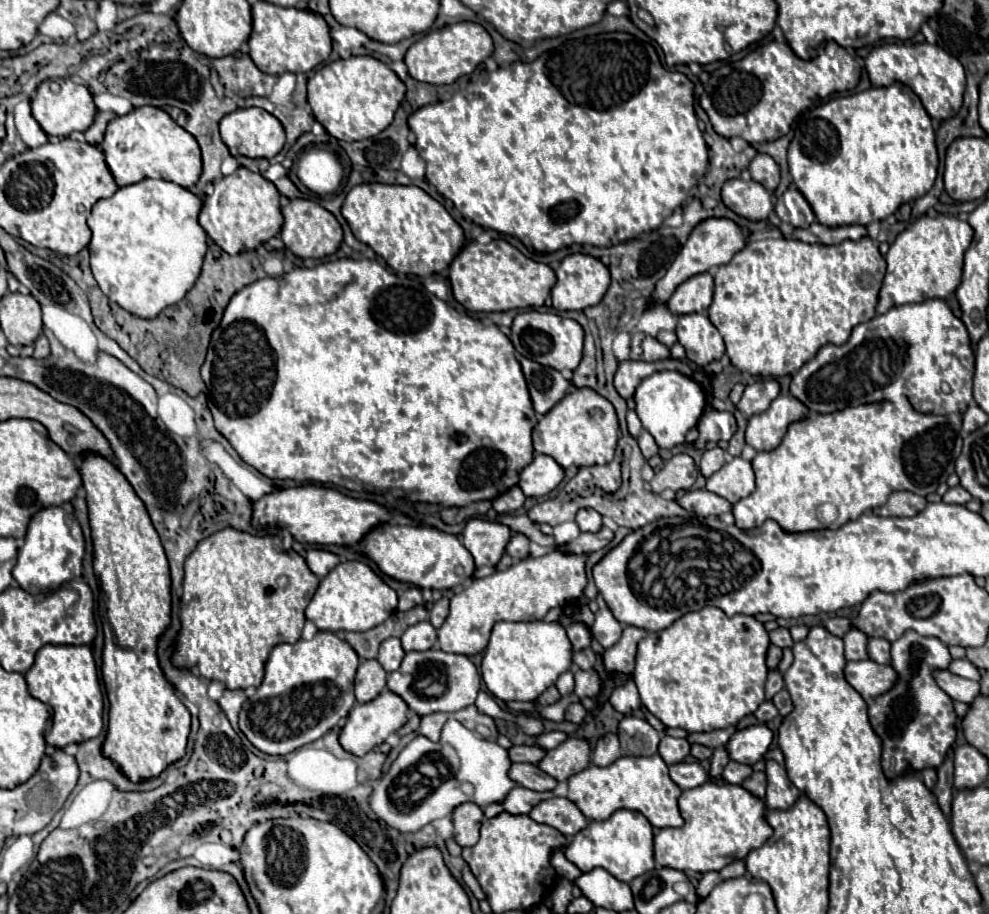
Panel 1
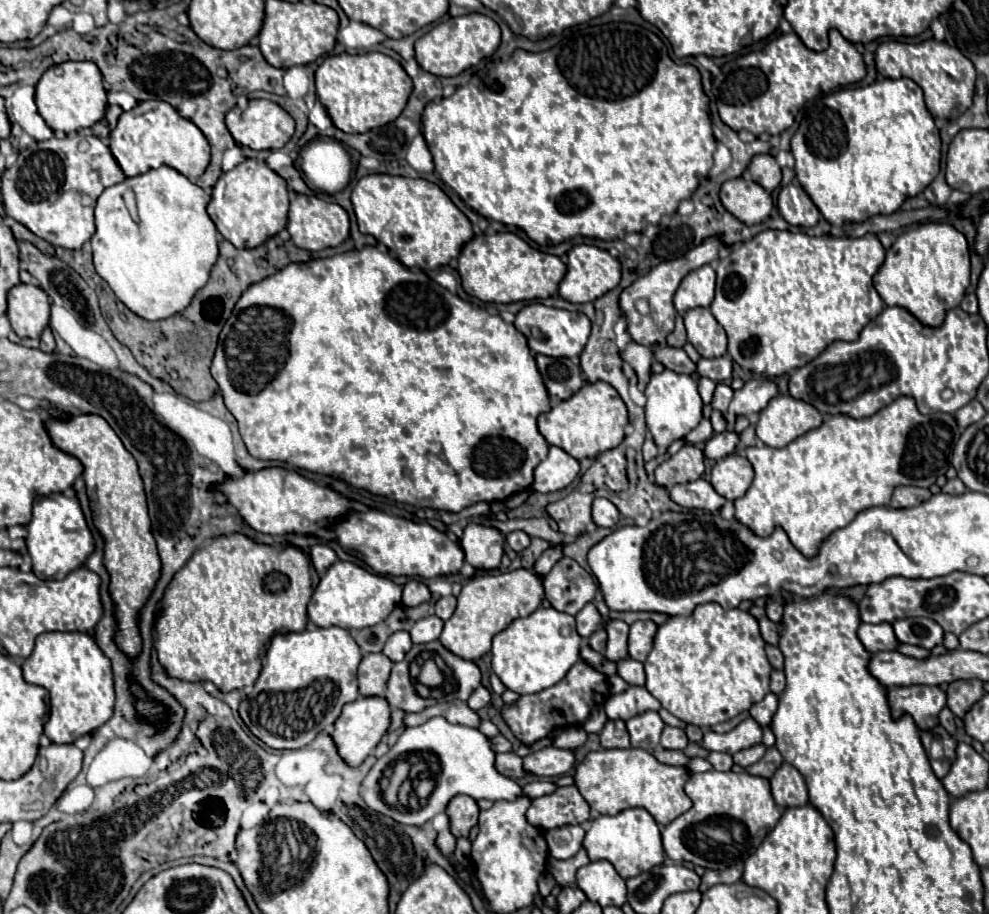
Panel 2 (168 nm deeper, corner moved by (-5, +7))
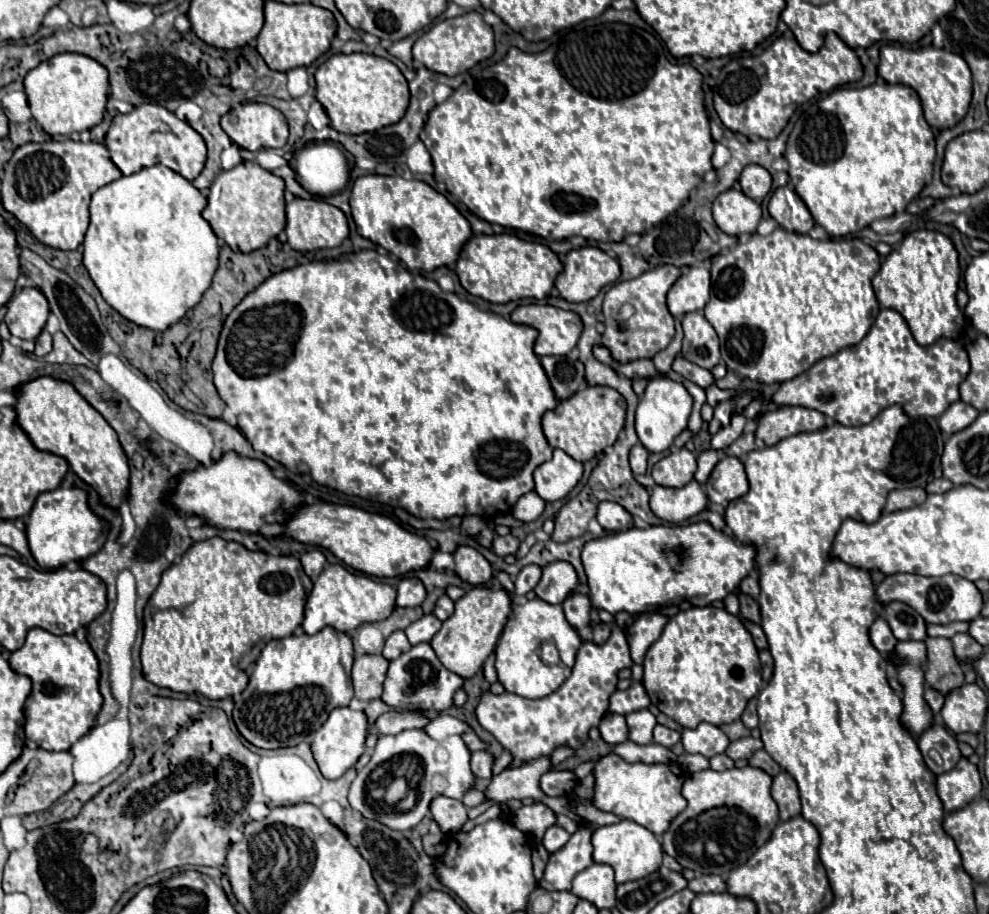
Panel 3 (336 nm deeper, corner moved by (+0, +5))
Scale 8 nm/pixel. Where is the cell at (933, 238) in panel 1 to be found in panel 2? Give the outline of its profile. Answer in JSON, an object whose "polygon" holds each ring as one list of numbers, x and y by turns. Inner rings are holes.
{"polygon":[[945,222,919,224,911,230,907,230,905,234,901,234,893,242,893,246,887,250,885,262,881,264,881,268,873,276,873,284,875,284,881,300,887,306,901,306,901,308,909,310,923,326,937,328,943,324,945,314,959,306,959,302,963,300,965,288,969,286,969,246,967,246,967,240,951,224,945,224]]}

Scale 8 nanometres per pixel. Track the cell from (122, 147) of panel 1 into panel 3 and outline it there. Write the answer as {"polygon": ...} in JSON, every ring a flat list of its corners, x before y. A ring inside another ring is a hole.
{"polygon":[[142,104,128,114,114,116,112,126,106,132,106,148,110,150,112,162,124,176,136,174,138,170,154,164,164,164,186,180,194,180,206,162,204,138,188,122,178,120,176,114,158,104]]}

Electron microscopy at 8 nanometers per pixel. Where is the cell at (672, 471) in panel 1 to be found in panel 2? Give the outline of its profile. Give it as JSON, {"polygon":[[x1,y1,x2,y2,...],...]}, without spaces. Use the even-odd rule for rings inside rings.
{"polygon":[[685,444,675,456,671,456,669,460,665,460,657,466,655,482,663,488,693,482,693,480,701,478,703,470,705,470,703,460,705,460,705,456,697,446]]}

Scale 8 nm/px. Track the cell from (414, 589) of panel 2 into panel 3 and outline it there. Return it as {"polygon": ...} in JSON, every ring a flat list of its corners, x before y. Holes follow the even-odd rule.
{"polygon":[[410,576,410,578,402,578,400,584,398,584,398,598,396,598,396,604,398,606,404,606,404,608,412,608,412,606,420,606,426,598,426,590,424,590,424,584]]}

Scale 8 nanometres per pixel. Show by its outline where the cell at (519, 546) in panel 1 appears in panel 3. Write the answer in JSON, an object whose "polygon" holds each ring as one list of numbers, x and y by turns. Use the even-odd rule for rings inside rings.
{"polygon":[[506,534,506,536,498,536,492,544,492,552,498,554,498,556,508,556,508,554,516,554,520,548,520,540,512,534]]}

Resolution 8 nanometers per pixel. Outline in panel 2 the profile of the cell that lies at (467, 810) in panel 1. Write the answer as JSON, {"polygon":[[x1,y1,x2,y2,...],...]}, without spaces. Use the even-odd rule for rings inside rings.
{"polygon":[[455,796,449,806,447,806,447,816,451,820,451,832,453,836,469,836,471,828,477,824,479,816,479,806,473,798,469,796]]}

